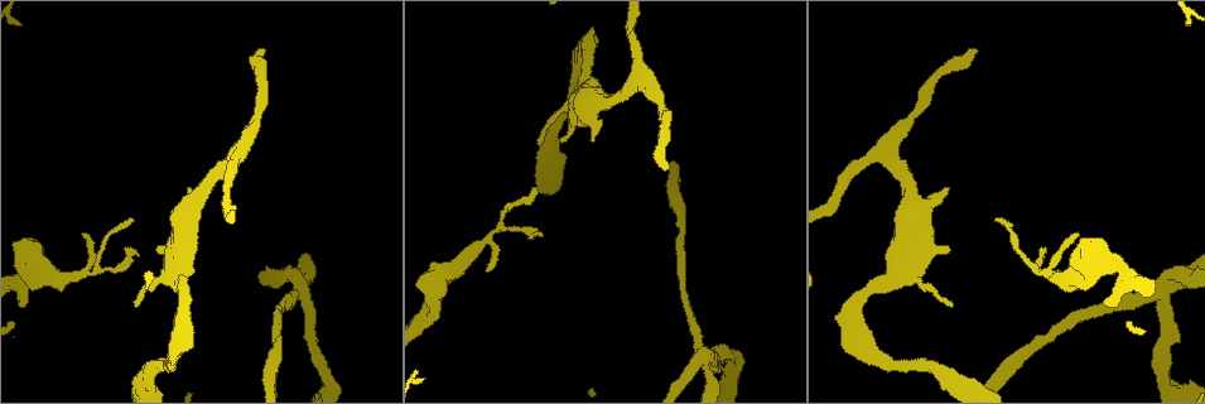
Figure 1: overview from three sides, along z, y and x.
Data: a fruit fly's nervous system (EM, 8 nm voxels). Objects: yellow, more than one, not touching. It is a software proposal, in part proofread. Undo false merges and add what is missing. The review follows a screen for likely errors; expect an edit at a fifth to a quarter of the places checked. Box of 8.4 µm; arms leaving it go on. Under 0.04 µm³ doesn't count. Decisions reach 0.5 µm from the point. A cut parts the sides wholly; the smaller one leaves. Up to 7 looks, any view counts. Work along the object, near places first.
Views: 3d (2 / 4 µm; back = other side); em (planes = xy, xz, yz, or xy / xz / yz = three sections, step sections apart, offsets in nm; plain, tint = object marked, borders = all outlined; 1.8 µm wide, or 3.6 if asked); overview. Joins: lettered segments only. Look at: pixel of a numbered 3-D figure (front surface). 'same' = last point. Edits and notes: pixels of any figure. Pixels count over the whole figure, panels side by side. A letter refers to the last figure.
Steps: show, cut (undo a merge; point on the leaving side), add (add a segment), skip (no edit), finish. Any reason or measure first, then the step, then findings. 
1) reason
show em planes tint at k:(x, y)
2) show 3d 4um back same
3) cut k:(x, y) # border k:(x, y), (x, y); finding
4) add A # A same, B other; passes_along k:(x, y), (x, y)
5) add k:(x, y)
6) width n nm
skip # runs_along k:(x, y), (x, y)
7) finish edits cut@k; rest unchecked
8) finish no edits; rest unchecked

long arm stops here
show em planes plain at 1:(977, 49)

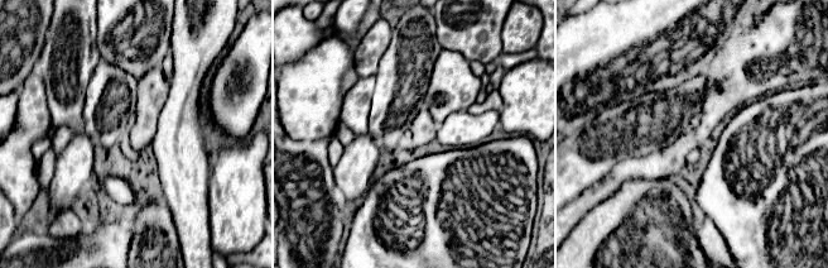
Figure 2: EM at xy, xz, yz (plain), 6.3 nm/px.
what lies round it
show em planes borders same

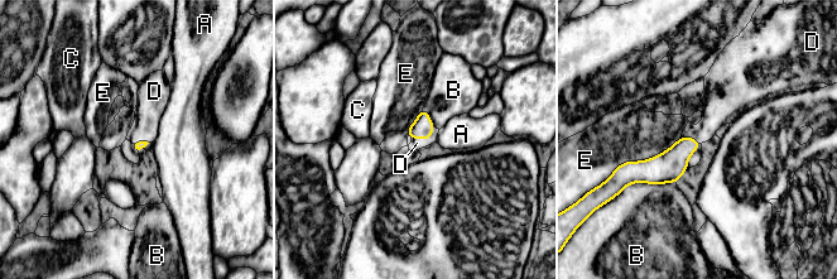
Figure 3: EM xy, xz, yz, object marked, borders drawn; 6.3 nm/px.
longest_contact E 480 nm
add D # A other, B other, C other, D same, E other; passes_along 3:(422, 128), (426, 138), (417, 143); the neuron continues

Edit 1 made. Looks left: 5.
show 3d 4um at 1:(703, 352)

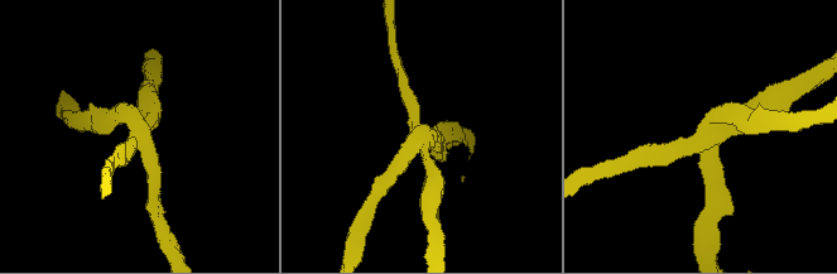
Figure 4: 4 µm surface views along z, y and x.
now the EM
show em planes tint at 4:(422, 136)

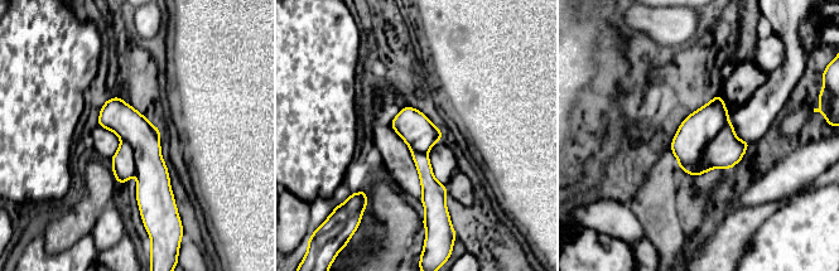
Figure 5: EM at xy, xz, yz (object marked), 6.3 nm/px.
see the neighbours
show em planes borders same

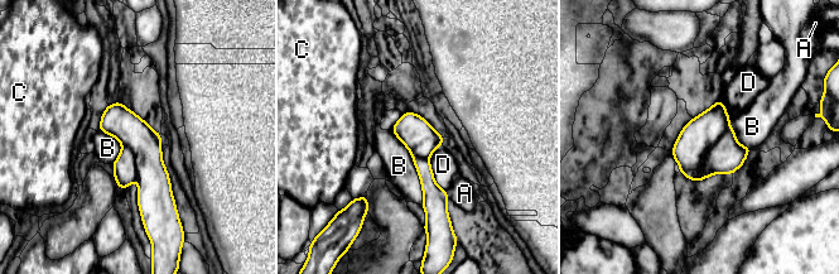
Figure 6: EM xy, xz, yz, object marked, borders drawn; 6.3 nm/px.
cut 6:(727, 155) # A other, B other, C other, D other; border 6:(728, 125), (694, 172), (680, 172); two neurons meet here

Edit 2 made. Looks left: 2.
finish edits add@3, cut@6; rest unchecked

